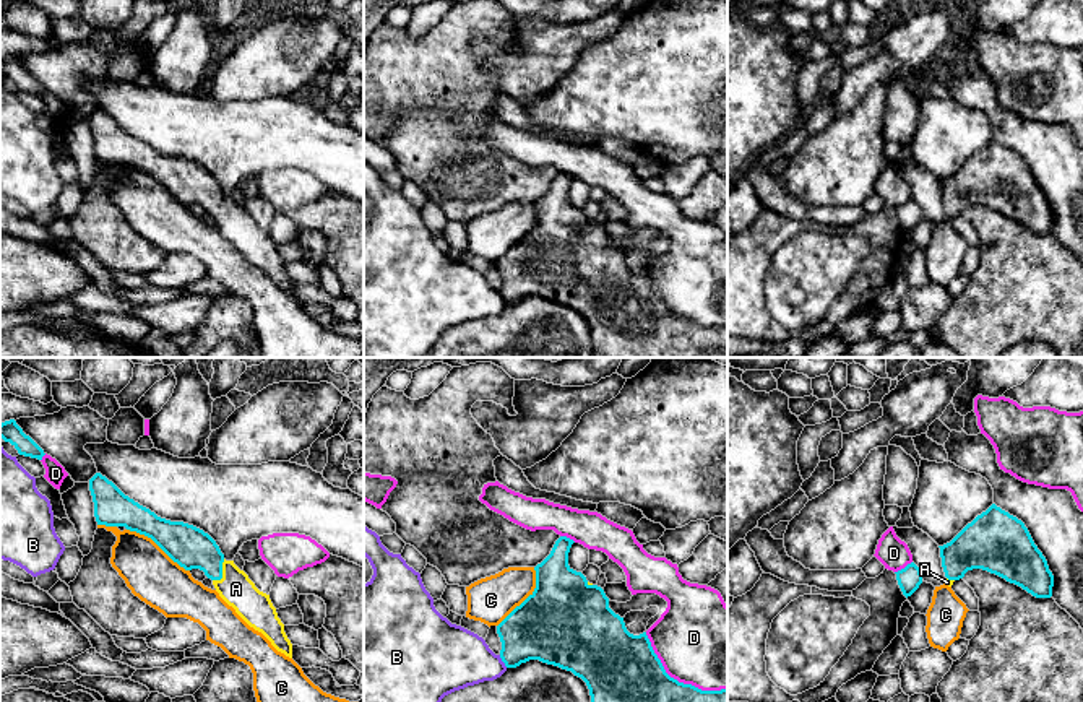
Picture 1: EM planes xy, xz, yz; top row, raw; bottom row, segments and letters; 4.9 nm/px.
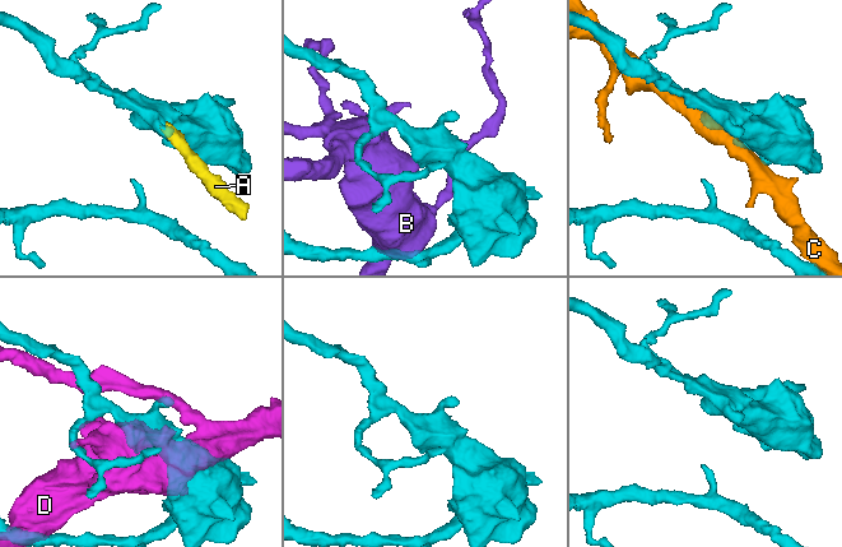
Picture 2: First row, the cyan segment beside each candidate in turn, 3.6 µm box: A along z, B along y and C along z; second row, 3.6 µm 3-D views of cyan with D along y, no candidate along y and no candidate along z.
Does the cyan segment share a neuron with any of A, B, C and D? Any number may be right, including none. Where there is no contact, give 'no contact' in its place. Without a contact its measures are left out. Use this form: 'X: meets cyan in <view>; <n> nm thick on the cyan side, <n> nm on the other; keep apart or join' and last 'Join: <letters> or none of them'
A: meets cyan in xy; 200 nm thick on the cyan side, 170 nm on the other; join
B: meets cyan in xz; 320 nm thick on the cyan side, 320 nm on the other; keep apart
C: meets cyan in xy; 200 nm thick on the cyan side, 260 nm on the other; keep apart
D: meets cyan in xz; 320 nm thick on the cyan side, 440 nm on the other; keep apart
Join: A

